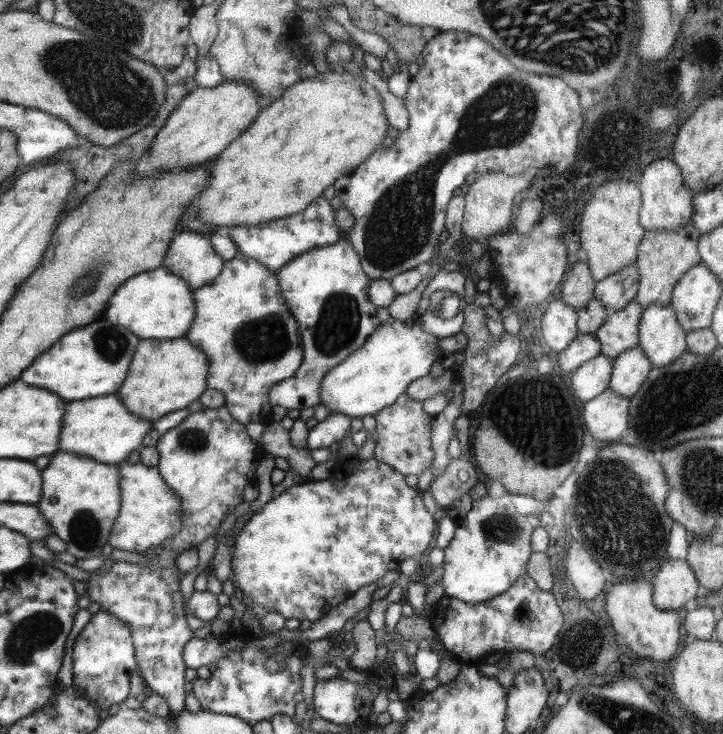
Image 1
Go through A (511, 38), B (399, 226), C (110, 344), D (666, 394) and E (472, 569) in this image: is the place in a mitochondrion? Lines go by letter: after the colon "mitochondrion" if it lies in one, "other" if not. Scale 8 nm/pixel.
A: mitochondrion
B: mitochondrion
C: mitochondrion
D: other
E: other

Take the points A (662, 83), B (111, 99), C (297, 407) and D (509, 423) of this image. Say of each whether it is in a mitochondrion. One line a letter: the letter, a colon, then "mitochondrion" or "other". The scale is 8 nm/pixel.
A: other
B: mitochondrion
C: other
D: other

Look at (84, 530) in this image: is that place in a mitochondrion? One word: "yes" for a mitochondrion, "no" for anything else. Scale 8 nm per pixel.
yes

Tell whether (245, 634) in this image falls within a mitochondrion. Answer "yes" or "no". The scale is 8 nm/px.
no

